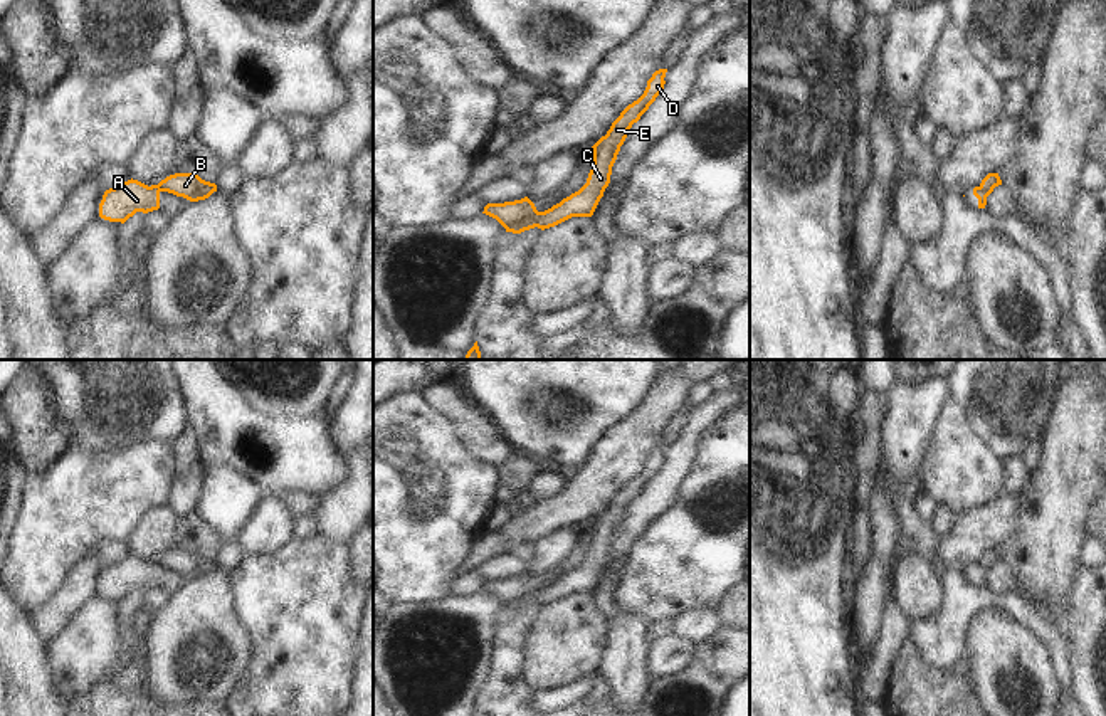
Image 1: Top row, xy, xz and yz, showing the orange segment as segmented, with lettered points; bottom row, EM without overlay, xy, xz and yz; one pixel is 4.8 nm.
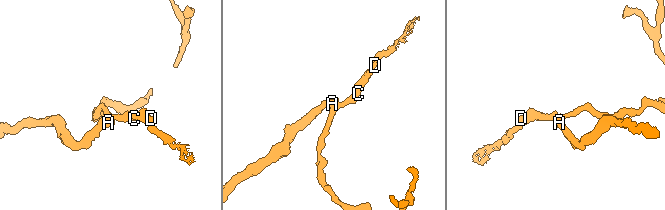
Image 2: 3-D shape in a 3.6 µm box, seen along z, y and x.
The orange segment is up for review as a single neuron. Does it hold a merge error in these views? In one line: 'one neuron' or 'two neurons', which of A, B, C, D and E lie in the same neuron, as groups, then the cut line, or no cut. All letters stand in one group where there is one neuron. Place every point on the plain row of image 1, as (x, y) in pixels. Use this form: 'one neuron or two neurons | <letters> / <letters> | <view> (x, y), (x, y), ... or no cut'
two neurons | A / B C D E | xz (538, 589), (523, 594), (506, 605)

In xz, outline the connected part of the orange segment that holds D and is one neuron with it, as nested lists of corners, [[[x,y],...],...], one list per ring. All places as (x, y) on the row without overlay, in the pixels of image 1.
[[[659,445],[647,457],[644,471],[629,481],[620,492],[612,499],[605,513],[602,513],[593,523],[593,541],[588,550],[587,560],[560,580],[545,588],[538,588],[533,593],[523,595],[519,600],[511,602],[506,608],[521,610],[529,605],[550,605],[571,593],[592,593],[605,565],[610,560],[612,543],[617,536],[620,523],[624,521],[629,506],[640,492],[649,486],[656,474],[664,466],[664,454],[667,445]]]

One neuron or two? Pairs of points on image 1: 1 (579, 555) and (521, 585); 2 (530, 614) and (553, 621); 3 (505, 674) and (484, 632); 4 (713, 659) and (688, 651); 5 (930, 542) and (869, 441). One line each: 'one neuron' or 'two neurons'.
1: one neuron
2: two neurons
3: two neurons
4: two neurons
5: two neurons

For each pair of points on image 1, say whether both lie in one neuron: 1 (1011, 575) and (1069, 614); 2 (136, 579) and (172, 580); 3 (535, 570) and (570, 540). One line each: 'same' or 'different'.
1: same
2: same
3: same

